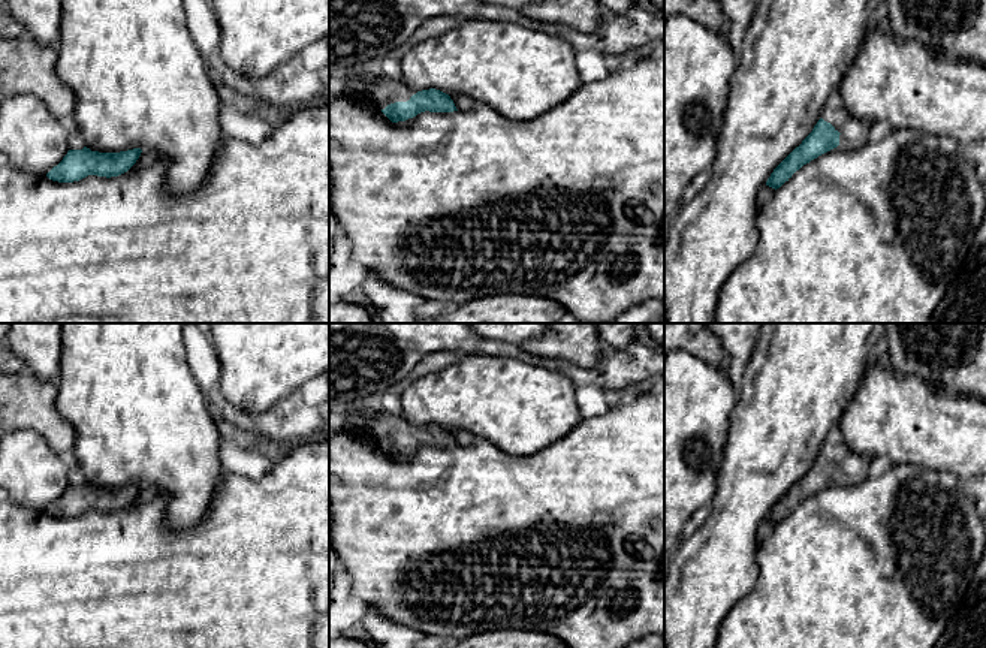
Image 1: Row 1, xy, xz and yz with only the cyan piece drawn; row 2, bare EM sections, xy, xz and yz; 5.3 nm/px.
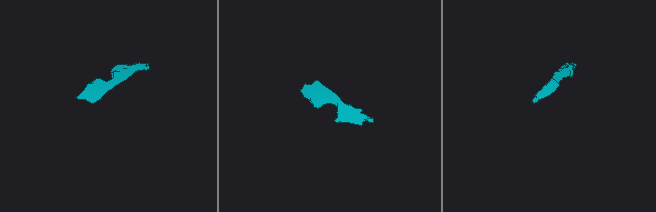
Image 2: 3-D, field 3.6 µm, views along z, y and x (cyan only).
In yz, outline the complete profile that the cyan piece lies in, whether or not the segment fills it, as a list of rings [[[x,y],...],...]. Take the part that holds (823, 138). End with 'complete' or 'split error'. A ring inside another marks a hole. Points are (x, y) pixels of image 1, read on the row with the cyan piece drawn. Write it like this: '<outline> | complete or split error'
[[[820,118],[812,132],[771,174],[766,186],[780,189],[803,165],[839,145],[839,132]]] | complete

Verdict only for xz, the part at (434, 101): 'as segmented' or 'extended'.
extended

